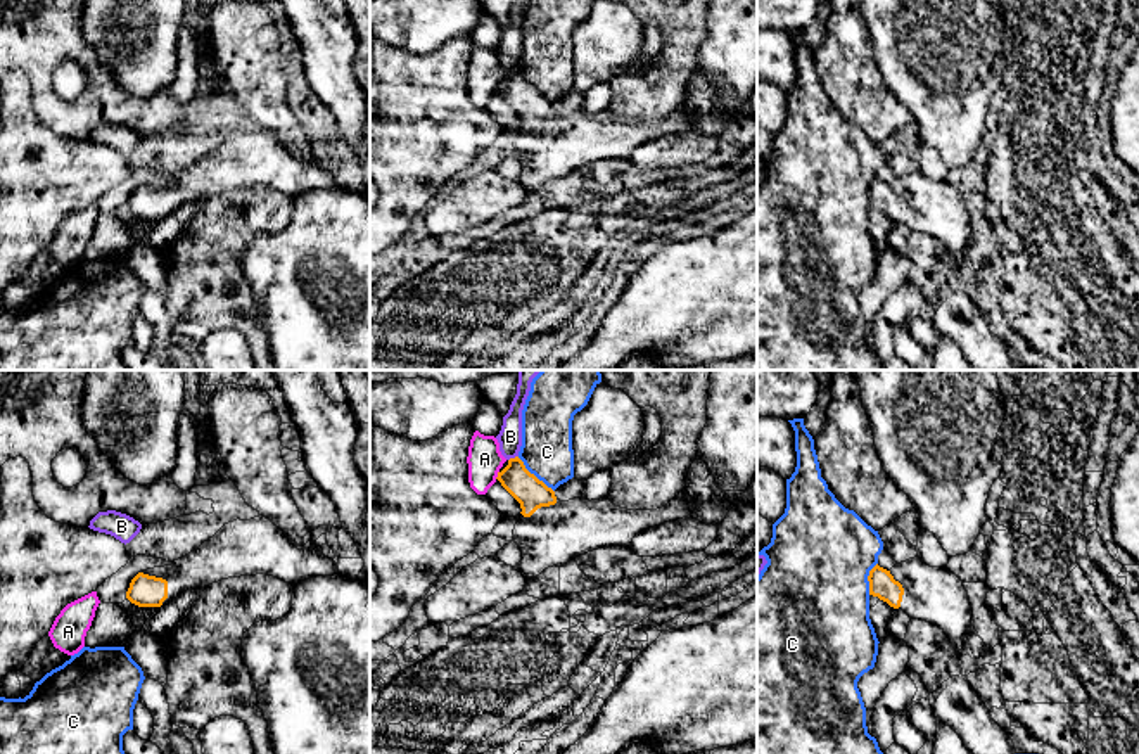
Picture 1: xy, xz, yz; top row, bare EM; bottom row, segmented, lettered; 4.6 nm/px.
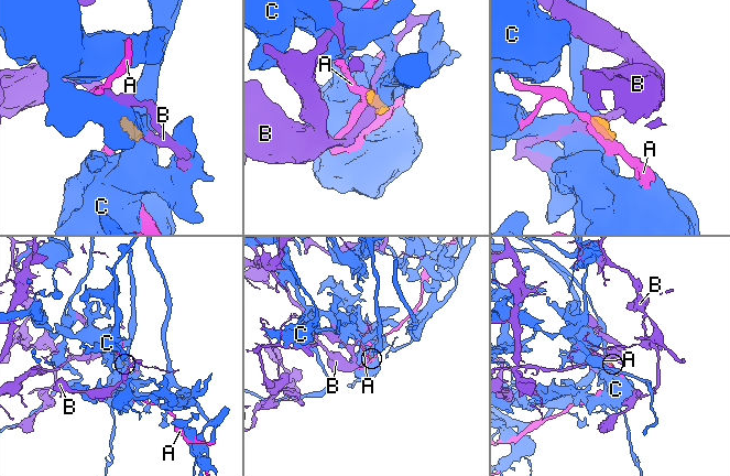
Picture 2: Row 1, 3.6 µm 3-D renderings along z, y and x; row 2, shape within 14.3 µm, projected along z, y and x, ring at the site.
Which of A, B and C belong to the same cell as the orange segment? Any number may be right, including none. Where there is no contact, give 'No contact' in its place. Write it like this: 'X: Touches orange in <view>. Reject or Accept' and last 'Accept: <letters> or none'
A: Touches orange in xz. Reject
B: Touches orange in xz. Reject
C: Touches orange in xz. Reject
Accept: none

